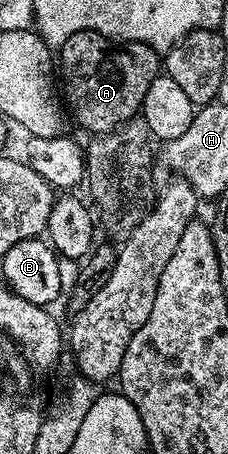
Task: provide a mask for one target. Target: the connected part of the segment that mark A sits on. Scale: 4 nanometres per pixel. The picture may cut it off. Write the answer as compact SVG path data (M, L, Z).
M94 29L79 31L71 35L67 43L59 46L59 53L61 53L61 59L59 55L59 81L62 86L65 84L65 91L63 87L64 104L68 112L69 109L73 112L74 119L89 133L109 135L128 126L129 122L134 120L142 110L147 89L163 69L162 58L149 45L138 41L114 43L102 33L96 33Z

